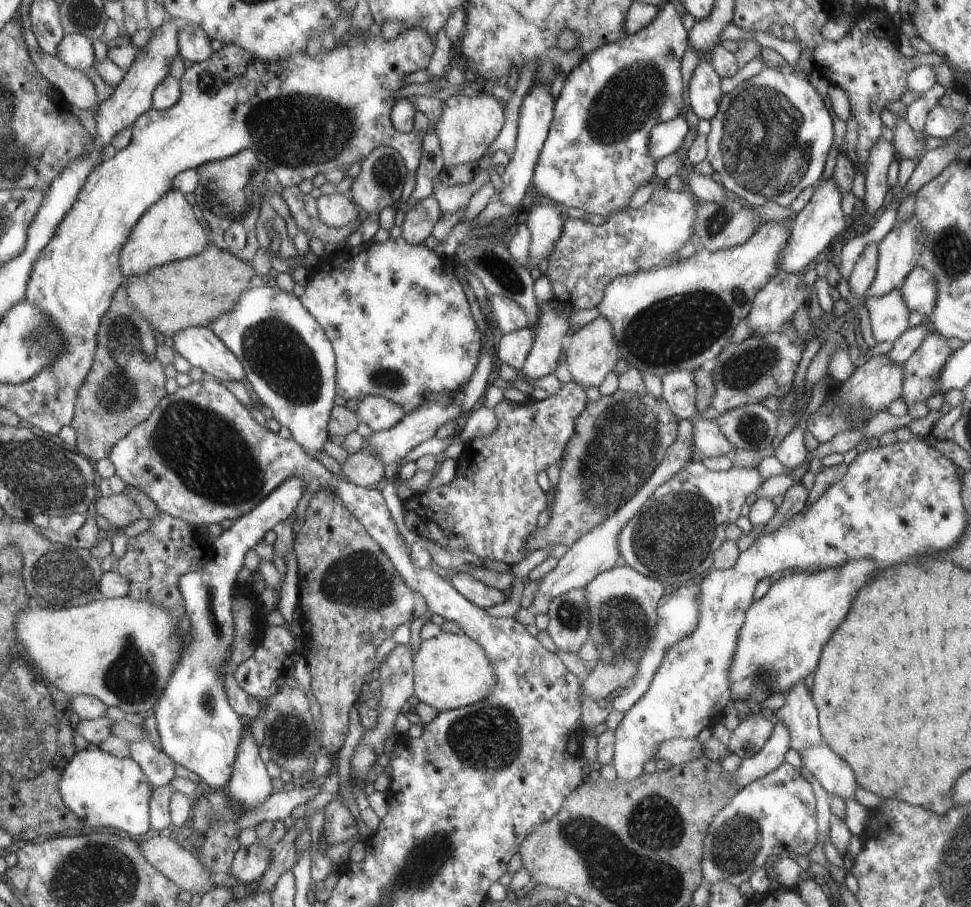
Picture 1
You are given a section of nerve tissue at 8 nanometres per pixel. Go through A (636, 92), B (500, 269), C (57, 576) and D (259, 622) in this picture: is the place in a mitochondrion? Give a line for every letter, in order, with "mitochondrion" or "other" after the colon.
A: mitochondrion
B: mitochondrion
C: mitochondrion
D: other

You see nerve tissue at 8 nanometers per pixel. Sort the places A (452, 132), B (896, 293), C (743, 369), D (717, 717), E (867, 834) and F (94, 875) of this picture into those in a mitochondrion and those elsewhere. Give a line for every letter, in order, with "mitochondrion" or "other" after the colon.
A: other
B: other
C: mitochondrion
D: other
E: other
F: mitochondrion

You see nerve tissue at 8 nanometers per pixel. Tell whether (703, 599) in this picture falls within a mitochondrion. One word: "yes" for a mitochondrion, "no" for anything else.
no

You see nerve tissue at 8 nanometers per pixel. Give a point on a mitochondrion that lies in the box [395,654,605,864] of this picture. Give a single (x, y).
(488, 740)

